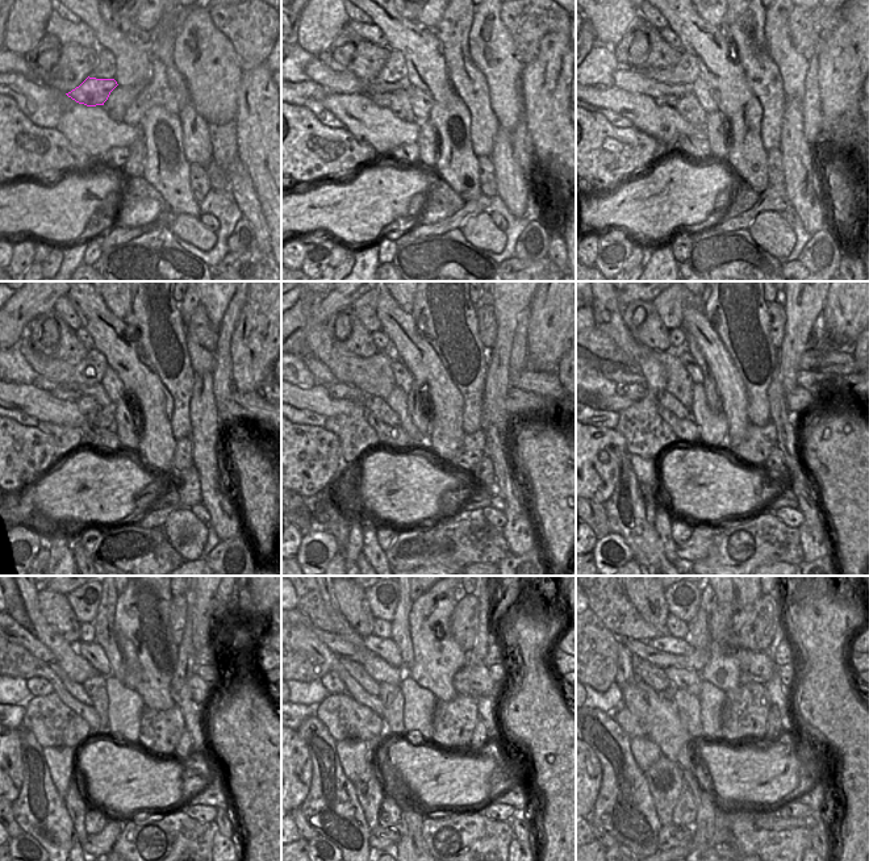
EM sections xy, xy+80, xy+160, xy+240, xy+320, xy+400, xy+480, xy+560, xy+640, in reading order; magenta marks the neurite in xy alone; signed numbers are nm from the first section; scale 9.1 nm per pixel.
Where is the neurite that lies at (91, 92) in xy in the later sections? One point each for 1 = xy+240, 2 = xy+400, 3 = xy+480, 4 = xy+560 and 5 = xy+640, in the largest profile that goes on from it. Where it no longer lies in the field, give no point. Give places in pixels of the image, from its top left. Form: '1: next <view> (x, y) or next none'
1: next xy+240 (66, 395)
2: next xy+400 (634, 392)
3: next xy+480 (37, 686)
4: next xy+560 (331, 682)
5: next xy+640 (625, 673)

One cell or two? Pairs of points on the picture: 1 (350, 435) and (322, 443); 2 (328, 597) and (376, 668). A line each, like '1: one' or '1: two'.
1: two
2: one

